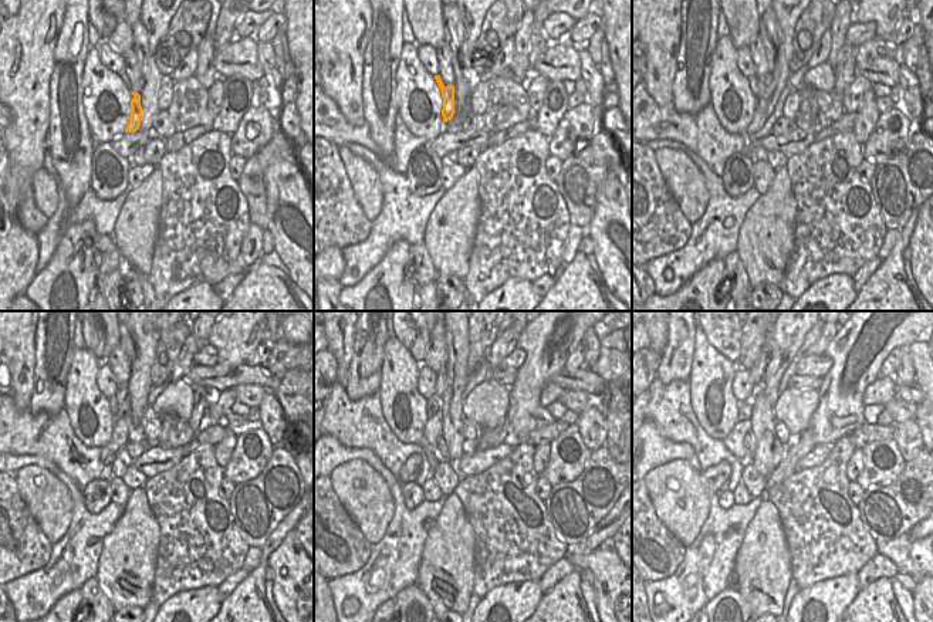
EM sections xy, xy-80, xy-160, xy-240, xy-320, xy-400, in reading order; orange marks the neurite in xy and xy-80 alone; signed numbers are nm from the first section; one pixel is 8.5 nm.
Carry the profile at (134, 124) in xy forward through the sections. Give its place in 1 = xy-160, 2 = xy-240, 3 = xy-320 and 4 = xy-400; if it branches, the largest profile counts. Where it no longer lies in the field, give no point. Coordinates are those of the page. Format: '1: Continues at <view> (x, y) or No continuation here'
1: Continues at xy-160 (759, 84)
2: Continues at xy-240 (119, 398)
3: Continues at xy-320 (440, 378)
4: Continues at xy-400 (757, 371).

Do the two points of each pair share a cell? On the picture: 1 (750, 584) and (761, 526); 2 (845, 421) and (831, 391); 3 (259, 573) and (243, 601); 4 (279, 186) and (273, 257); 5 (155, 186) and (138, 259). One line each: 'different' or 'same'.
1: same
2: same
3: same
4: different
5: same

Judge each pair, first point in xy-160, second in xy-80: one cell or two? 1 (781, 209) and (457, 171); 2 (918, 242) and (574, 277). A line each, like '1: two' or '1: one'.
1: two
2: two

